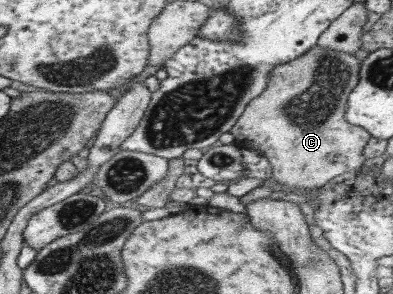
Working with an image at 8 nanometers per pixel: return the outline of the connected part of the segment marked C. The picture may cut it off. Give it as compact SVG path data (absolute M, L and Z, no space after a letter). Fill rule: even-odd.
M317 44L305 54L285 64L275 66L267 78L267 86L259 96L246 104L245 111L233 123L228 132L238 148L261 150L271 166L271 176L281 186L295 188L293 192L313 193L339 174L359 169L365 158L363 146L369 133L360 126L349 124L344 115L349 92L357 84L360 61L353 54L323 50Z

